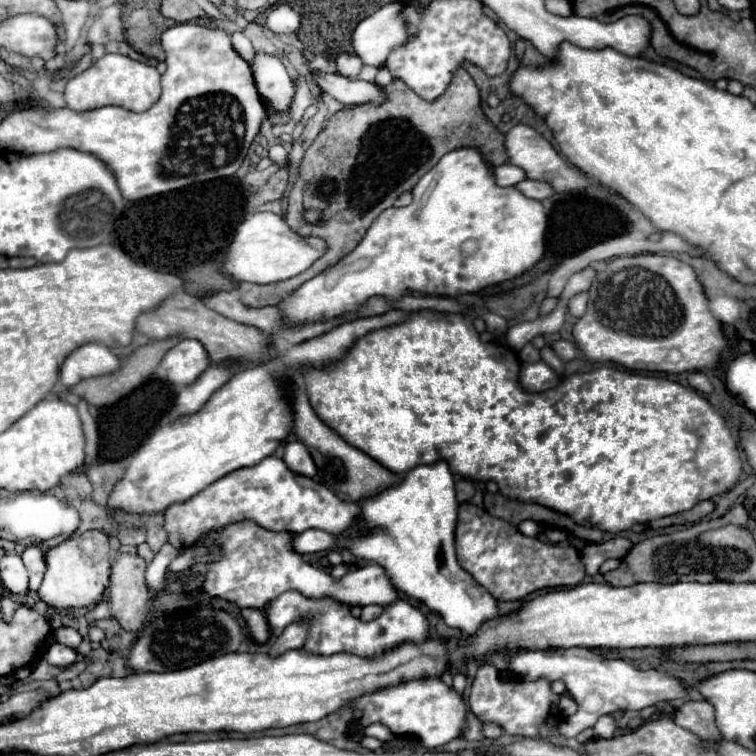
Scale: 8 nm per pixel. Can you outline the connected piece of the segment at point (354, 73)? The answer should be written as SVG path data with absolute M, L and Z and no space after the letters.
M350 53L338 55L336 65L338 65L338 73L344 75L344 77L350 77L350 79L358 77L360 71L362 71L362 67L364 67L364 63L360 61L360 57L358 55L350 55Z

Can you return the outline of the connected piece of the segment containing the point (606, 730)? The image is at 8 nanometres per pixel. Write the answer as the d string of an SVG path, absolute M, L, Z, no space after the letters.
M610 714L600 717L593 727L594 736L599 738L611 738L614 736L616 730L616 721Z

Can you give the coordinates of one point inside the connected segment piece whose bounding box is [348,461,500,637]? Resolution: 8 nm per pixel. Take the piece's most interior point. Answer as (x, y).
(412, 524)

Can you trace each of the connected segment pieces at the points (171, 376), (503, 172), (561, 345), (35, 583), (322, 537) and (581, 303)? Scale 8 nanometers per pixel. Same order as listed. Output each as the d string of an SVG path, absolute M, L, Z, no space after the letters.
M182 339L176 347L172 347L164 359L162 369L168 375L168 381L174 385L190 385L204 373L204 369L210 367L212 361L208 361L208 351L200 341L196 339Z
M500 165L494 169L494 175L496 175L496 183L502 185L502 187L508 187L508 185L518 185L520 181L526 179L526 173L516 167L516 165Z
M556 341L556 343L552 343L552 347L554 347L554 351L556 351L556 355L562 359L562 361L572 361L576 355L578 355L578 349L576 349L576 343L572 343L572 341Z
M37 546L26 547L26 551L22 553L22 561L30 573L30 591L37 591L42 582L45 571L45 553Z
M304 531L294 537L292 547L298 553L318 553L318 551L338 549L340 541L334 539L332 535L328 535L326 531Z
M578 293L576 297L572 297L572 301L568 303L568 309L574 317L582 317L584 309L588 307L588 293Z

